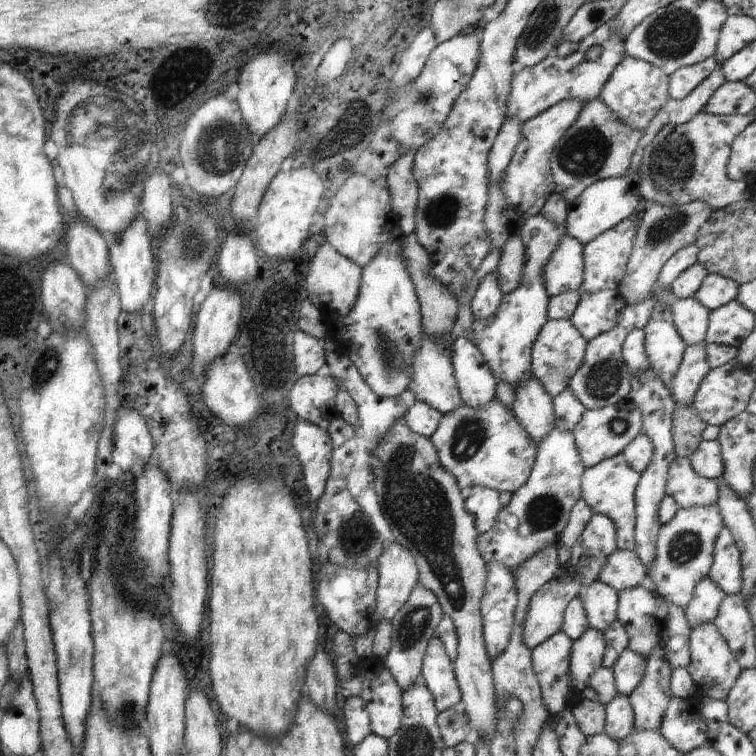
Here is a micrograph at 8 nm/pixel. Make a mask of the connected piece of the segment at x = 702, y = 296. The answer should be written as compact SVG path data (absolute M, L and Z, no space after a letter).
M709 273L693 298L698 300L709 311L713 311L730 301L736 300L738 290L739 285L736 282L718 276L718 274Z

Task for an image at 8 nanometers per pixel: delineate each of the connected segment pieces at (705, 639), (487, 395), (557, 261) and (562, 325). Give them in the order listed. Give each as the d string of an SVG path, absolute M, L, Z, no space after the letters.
M712 622L710 624L698 624L690 626L690 636L688 640L690 658L686 670L690 678L699 689L701 696L710 697L719 701L725 701L730 689L734 686L736 679L743 669L734 653L730 650L726 640L722 638L718 628Z
M458 336L450 348L450 360L452 361L456 386L465 405L470 408L488 406L496 398L497 382L486 364L482 352L466 337Z
M570 235L562 236L556 250L552 252L552 258L546 262L544 266L544 288L549 297L562 294L566 291L579 292L582 286L584 263L583 263L583 248L584 245L580 244L578 240Z
M548 319L532 344L531 373L542 388L554 398L569 388L569 382L585 358L587 340L574 328L570 319Z

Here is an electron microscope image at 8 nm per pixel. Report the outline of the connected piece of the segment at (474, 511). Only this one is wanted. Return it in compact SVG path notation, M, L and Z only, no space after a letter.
M472 486L470 494L464 498L464 508L474 519L474 528L478 534L494 528L502 506L499 492L486 486Z

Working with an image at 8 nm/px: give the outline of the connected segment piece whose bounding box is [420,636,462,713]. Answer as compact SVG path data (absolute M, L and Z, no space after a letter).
M437 636L429 640L424 653L421 683L426 685L434 697L438 712L454 708L462 702L453 661L446 654L444 645Z

